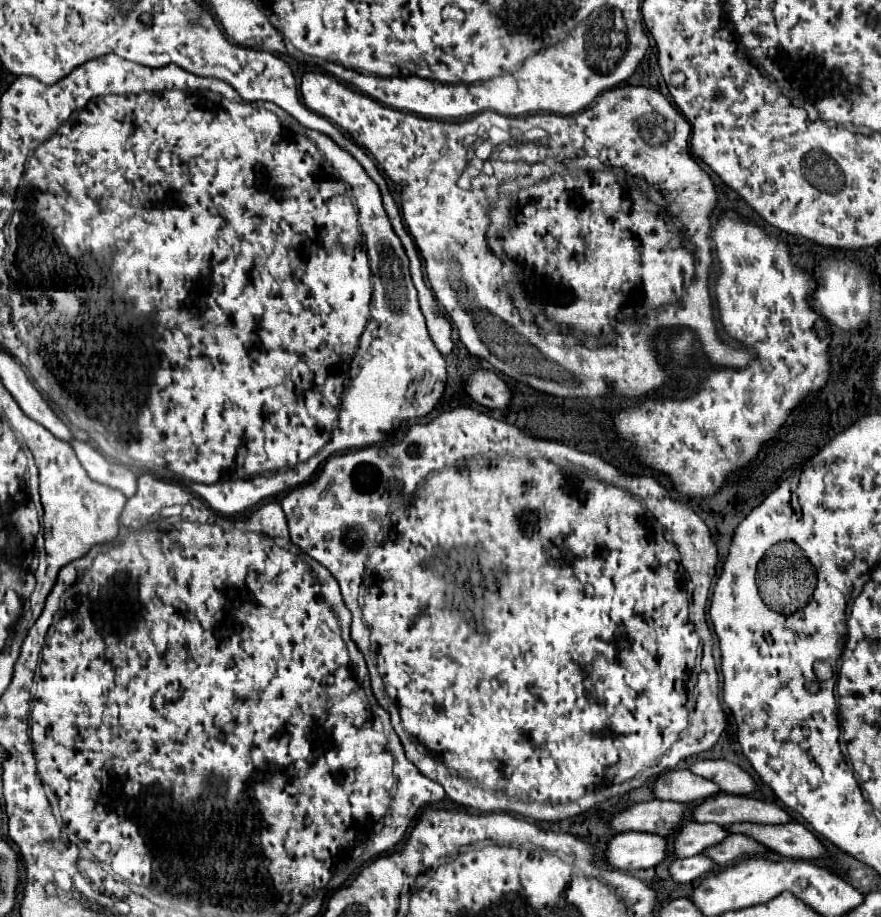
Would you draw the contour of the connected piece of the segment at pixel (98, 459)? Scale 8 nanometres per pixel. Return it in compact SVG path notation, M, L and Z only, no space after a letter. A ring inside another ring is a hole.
M72 439L70 445L72 445L72 449L74 449L74 453L76 453L78 461L80 461L80 465L86 469L86 473L94 481L98 481L102 485L108 485L112 489L118 489L126 497L132 497L136 493L136 475L128 467L108 461L100 451L96 451L86 441Z

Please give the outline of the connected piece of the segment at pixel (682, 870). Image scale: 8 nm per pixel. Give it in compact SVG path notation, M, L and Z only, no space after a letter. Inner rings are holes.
M696 855L696 857L690 857L690 859L674 859L668 867L670 877L676 883L692 883L696 879L706 877L714 869L716 869L716 865L704 855Z

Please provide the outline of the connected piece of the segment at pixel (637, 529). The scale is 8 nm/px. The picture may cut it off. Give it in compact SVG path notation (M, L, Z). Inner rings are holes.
M456 407L456 409L452 409L452 411L446 411L446 413L442 413L442 415L438 415L438 417L436 417L436 419L432 419L432 421L430 421L430 423L416 423L416 425L412 425L412 427L410 427L410 429L408 429L408 431L406 431L406 435L404 435L404 437L402 437L402 439L400 439L400 441L394 441L394 443L384 443L384 445L374 445L374 447L364 447L364 449L358 449L358 451L350 451L350 453L344 453L344 455L338 455L338 457L330 457L330 459L328 459L328 461L326 461L326 465L324 465L324 469L322 469L322 471L320 471L320 475L318 475L318 477L316 477L316 481L310 481L310 483L306 483L306 485L302 485L302 487L298 487L298 489L294 489L294 491L290 491L290 493L288 493L288 495L286 495L286 497L284 497L284 499L282 499L282 509L284 509L284 513L286 513L286 519L288 519L288 527L290 527L290 537L292 537L292 541L294 541L294 543L296 543L296 545L298 545L298 547L300 547L300 549L302 549L302 551L304 551L304 553L308 553L308 555L310 555L310 557L312 557L312 559L316 559L316 561L318 561L318 563L322 563L322 565L324 565L324 567L326 567L326 569L328 569L328 571L330 571L330 573L332 573L332 575L334 575L334 577L336 577L336 581L338 581L338 583L340 583L340 589L342 589L342 597L344 597L344 603L346 603L346 607L348 607L348 609L350 609L350 611L352 611L352 639L354 639L354 643L356 643L356 645L358 645L358 647L360 647L360 651L362 651L362 653L364 653L364 659L366 659L366 663L368 663L368 671L370 671L370 679L372 679L372 689L374 689L374 695L376 695L376 699L378 699L378 703L380 703L380 705L382 705L382 707L384 707L384 709L388 709L388 713L390 713L390 717L392 717L392 725L394 725L394 731L396 731L396 733L398 733L398 737L400 737L400 741L402 741L402 745L404 745L404 749L406 749L406 757L408 757L408 759L410 759L410 761L412 761L412 763L414 763L414 765L416 765L416 767L418 767L418 771L420 771L420 773L422 773L422 775L426 775L426 777L428 777L428 779L432 779L432 781L436 781L436 783L440 783L440 785L442 785L442 787L444 787L444 791L446 791L446 795L448 795L448 797L450 797L450 799L452 799L452 801L456 801L456 803L460 803L460 805L466 805L466 807L472 807L472 809L478 809L478 811L484 811L484 813L492 813L492 811L502 811L502 812L504 812L504 813L512 813L512 814L516 814L516 815L522 815L522 817L528 817L528 819L534 819L534 821L560 821L560 819L567 819L567 818L570 818L570 817L574 817L574 815L578 815L578 813L584 813L584 811L586 811L586 809L590 809L590 807L594 807L594 805L598 805L598 803L602 803L602 801L606 801L606 799L610 799L610 797L616 797L616 795L622 795L622 793L628 793L628 791L630 791L630 789L636 789L636 787L640 787L640 785L642 785L642 783L644 783L644 781L646 781L646 779L648 779L648 777L652 777L652 775L658 775L658 773L662 773L662 771L668 771L668 769L674 769L674 767L676 767L676 765L678 765L678 763L680 763L680 761L682 761L682 759L686 759L686 757L692 757L692 755L698 755L698 753L702 753L702 751L708 751L708 749L710 749L710 747L712 747L712 745L714 745L714 743L716 743L716 741L718 741L718 737L720 737L720 733L722 733L722 731L724 731L724 727L726 727L726 715L724 715L724 711L722 711L722 707L720 707L720 701L718 701L718 673L716 673L716 665L714 665L714 657L713 657L713 655L712 655L712 645L714 645L714 637L712 637L712 633L710 633L710 629L708 629L708 623L706 623L706 605L708 605L708 591L710 591L710 583L712 583L712 579L714 579L714 575L716 575L716 563L718 563L718 551L716 551L716 543L714 543L714 541L712 541L712 537L710 537L710 531L708 531L708 527L706 527L706 523L704 523L704 521L702 521L702 519L700 519L700 517L698 517L698 515L696 515L696 513L694 513L694 511L692 511L692 507L690 507L690 505L688 505L688 503L682 503L682 501L674 501L674 499L670 499L670 497L668 497L668 491L666 491L666 489L664 489L664 487L662 487L662 485L660 485L660 483L658 483L658 481L656 481L656 479L654 479L654 477L644 477L644 475L640 475L640 477L628 477L628 475L624 475L624 473L622 473L622 471L618 471L618 469L614 469L614 467L612 467L612 465L610 465L610 463L606 463L606 461L602 461L602 459L600 459L600 457L596 457L596 455L588 455L588 453L582 453L582 452L581 452L581 451L576 451L576 449L572 449L572 451L570 451L570 453L568 453L568 451L570 451L570 447L566 447L566 445L562 445L562 443L556 443L556 441L550 441L550 440L545 440L545 439L536 439L536 438L534 438L534 437L526 437L526 435L522 435L522 433L520 433L520 431L518 431L518 427L514 427L514 425L510 425L510 424L509 424L509 423L506 423L506 422L505 422L505 421L502 421L502 420L498 420L498 419L495 419L495 418L494 418L494 417L491 417L491 416L490 416L490 415L484 415L484 413L480 413L480 411L476 411L476 409L470 409L470 407ZM630 493L632 493L632 495L634 495L634 497L636 497L636 499L640 499L640 501L644 501L644 505L646 505L646 507L648 507L648 511L650 511L650 513L652 513L652 515L656 515L656 519L658 519L658 523L660 523L660 525L662 525L662 527L664 527L664 529L666 529L666 531L672 531L672 533L666 533L666 535L668 535L668 539L670 539L670 541L672 541L672 543L670 543L670 541L666 541L666 539L664 539L664 535L662 535L662 529L660 529L660 525L658 525L658 523L656 523L656 521L654 521L654 519L652 519L652 517L650 517L650 515L648 515L648 513L646 513L646 509L644 509L644 505L642 505L642 503L640 503L640 501L636 501L636 499L634 499L634 497L632 497L632 495L630 495ZM466 557L484 557L484 565L482 565L482 567L484 567L484 581L482 581L482 583L480 583L480 565L478 565L478 563L468 563L468 565L466 565L466 563L464 563L464 561L466 561ZM689 577L690 577L690 587L692 587L692 601L690 601L690 619L688 619L688 615L689 615L689 593L688 593L688 585L689 585L689 584L688 584L688 582L689 582ZM698 637L700 637L700 641L702 641L702 653L700 653L700 665L698 665L698 669L696 669L696 655L698 655L698 651L696 651L696 649L698 649L698 643L700 643L700 641L698 641Z

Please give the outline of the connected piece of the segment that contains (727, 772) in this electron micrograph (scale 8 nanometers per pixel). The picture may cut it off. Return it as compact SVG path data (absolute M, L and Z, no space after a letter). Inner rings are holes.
M718 759L718 761L696 761L688 767L692 773L714 781L722 793L730 793L730 795L748 795L750 791L754 791L756 783L752 781L752 777L740 769L738 765Z

